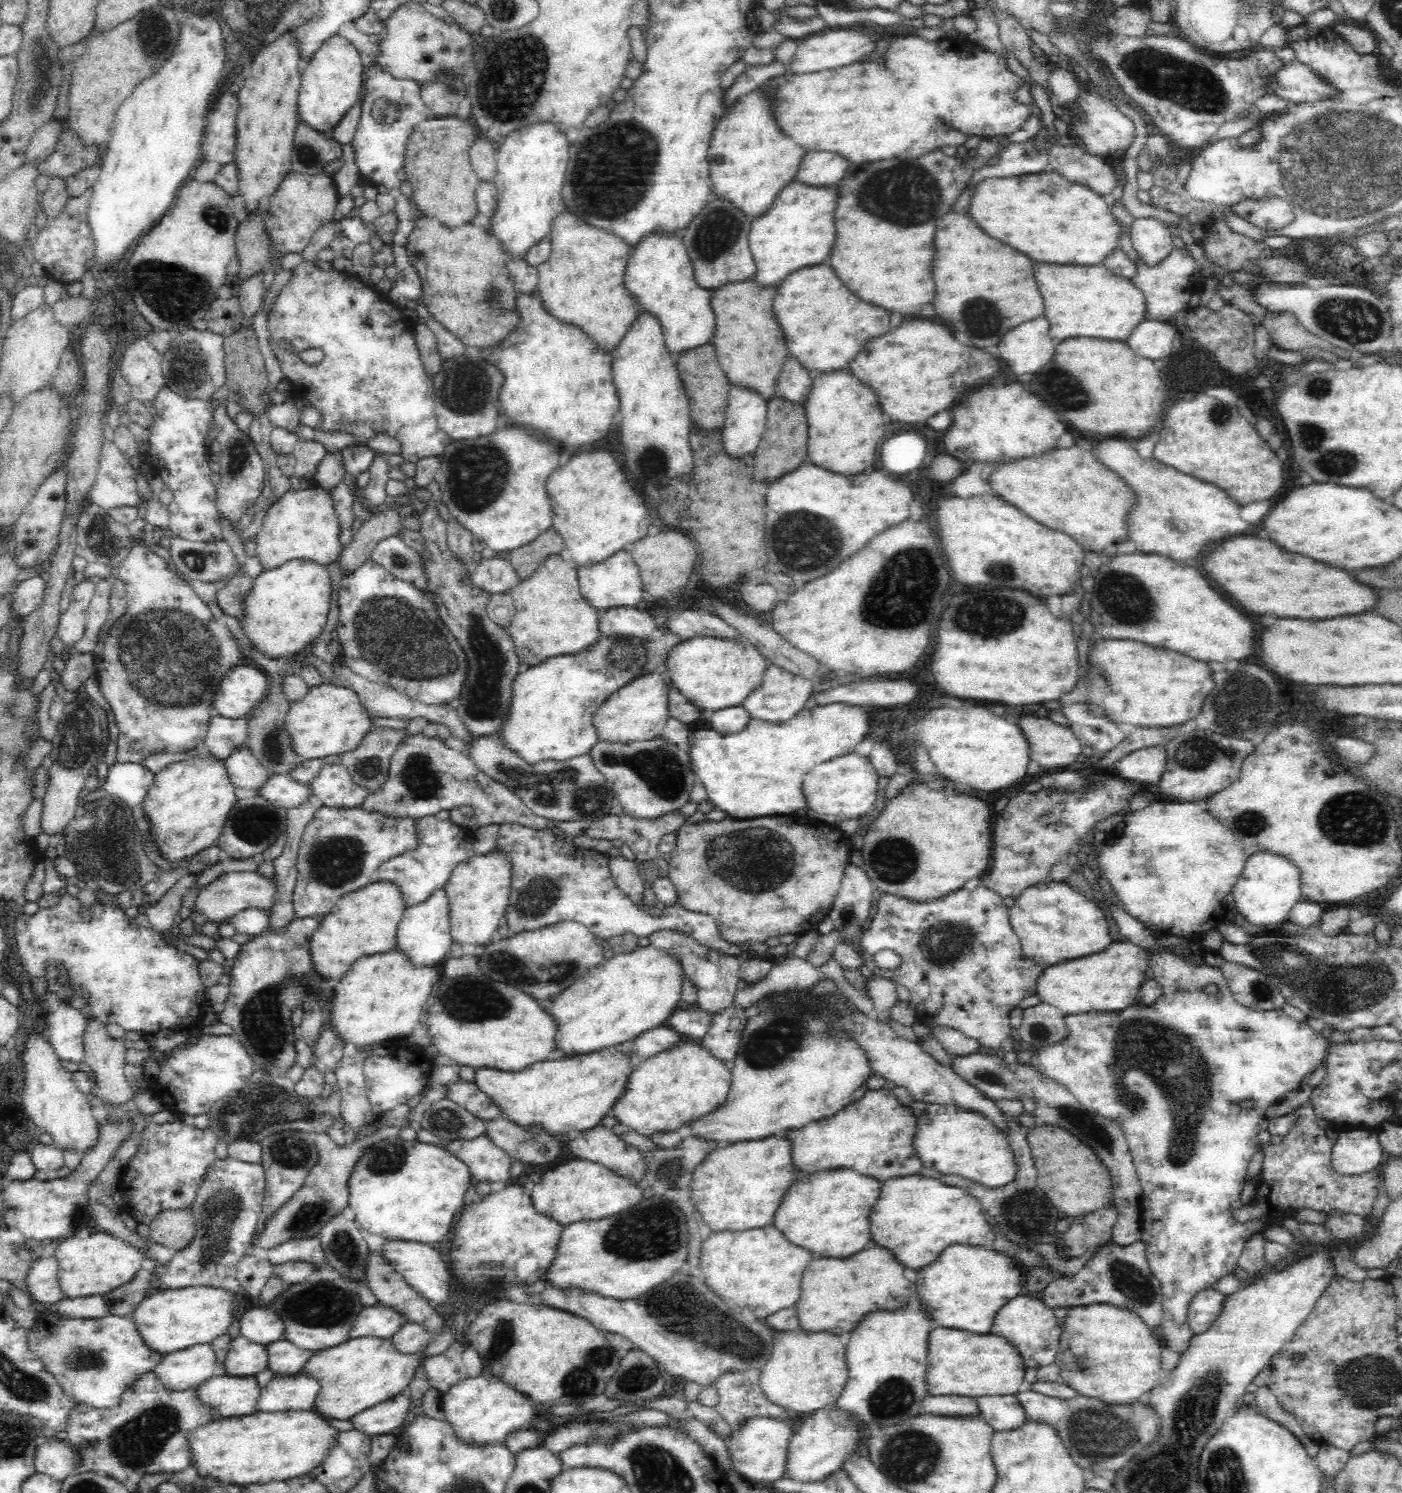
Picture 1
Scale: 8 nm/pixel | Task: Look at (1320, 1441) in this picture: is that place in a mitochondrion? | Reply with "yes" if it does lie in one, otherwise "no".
no

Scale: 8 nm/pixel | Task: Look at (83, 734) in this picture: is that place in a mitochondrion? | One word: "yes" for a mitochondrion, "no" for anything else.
yes

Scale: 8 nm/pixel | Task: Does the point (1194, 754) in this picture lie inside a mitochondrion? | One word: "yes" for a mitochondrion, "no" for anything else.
yes

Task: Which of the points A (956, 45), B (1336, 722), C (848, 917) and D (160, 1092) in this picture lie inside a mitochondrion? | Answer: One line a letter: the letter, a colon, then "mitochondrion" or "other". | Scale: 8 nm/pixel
A: other
B: other
C: mitochondrion
D: other

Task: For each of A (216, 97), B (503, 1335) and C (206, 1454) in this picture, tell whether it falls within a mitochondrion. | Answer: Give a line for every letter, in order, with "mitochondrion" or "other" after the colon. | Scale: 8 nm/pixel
A: other
B: mitochondrion
C: other

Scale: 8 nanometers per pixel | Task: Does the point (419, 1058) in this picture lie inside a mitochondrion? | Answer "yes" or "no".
no

